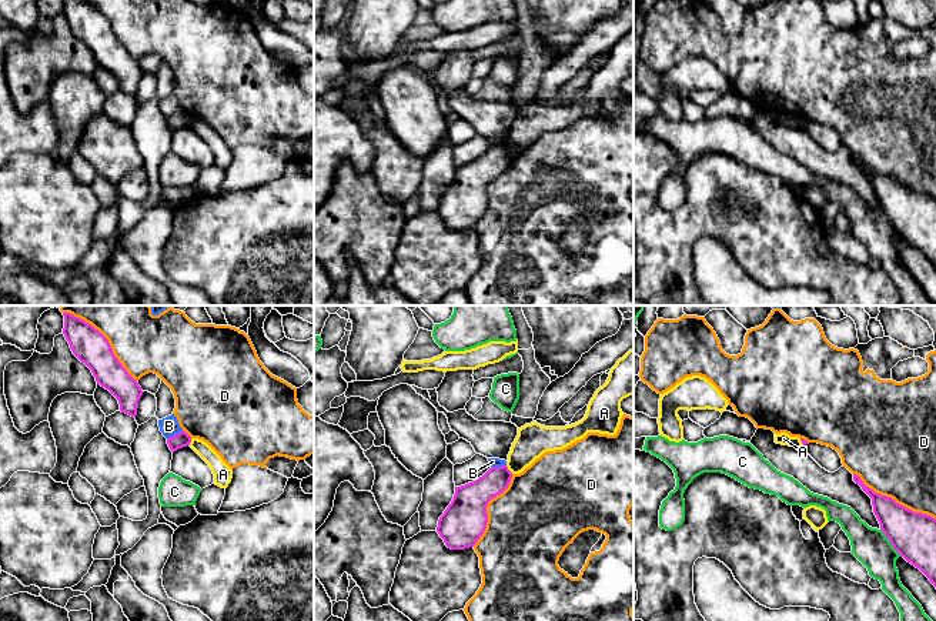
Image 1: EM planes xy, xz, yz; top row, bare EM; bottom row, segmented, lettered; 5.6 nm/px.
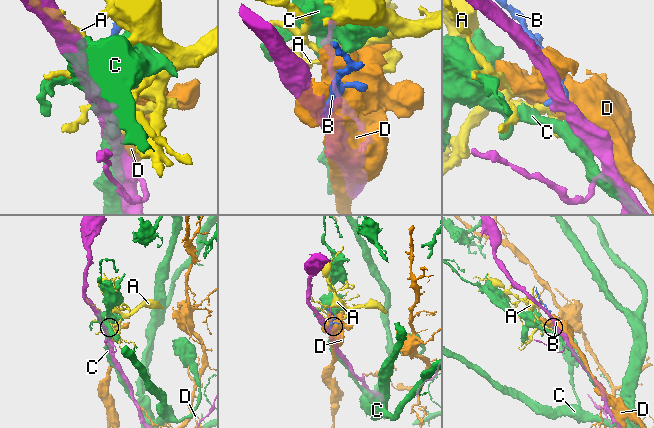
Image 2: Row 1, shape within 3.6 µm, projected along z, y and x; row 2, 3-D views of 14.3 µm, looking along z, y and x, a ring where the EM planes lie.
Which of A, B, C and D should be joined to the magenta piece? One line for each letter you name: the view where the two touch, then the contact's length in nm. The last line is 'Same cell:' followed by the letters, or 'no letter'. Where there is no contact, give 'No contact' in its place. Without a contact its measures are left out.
Same cell: no letter

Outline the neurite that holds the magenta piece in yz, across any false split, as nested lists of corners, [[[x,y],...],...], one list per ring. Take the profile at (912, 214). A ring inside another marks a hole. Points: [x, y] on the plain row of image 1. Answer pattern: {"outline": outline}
{"outline": [[[856,154],[853,161],[872,178],[880,210],[893,228],[936,267],[936,198],[915,193],[893,178],[875,173]]]}

